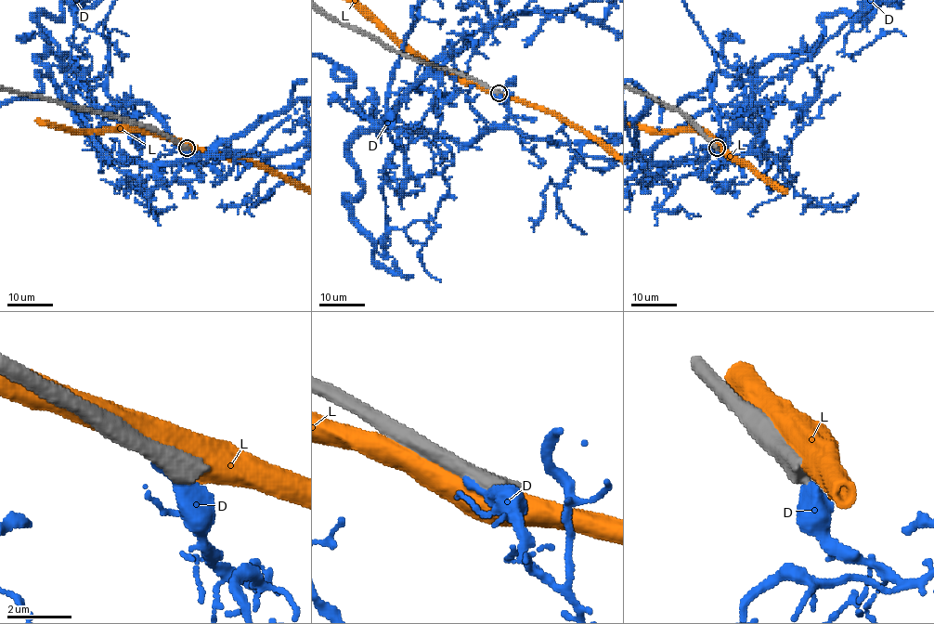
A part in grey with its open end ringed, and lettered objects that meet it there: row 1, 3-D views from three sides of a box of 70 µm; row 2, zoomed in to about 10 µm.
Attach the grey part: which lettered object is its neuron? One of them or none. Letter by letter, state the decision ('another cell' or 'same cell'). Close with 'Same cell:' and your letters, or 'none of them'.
D: another cell
L: another cell
Same cell: none of them

